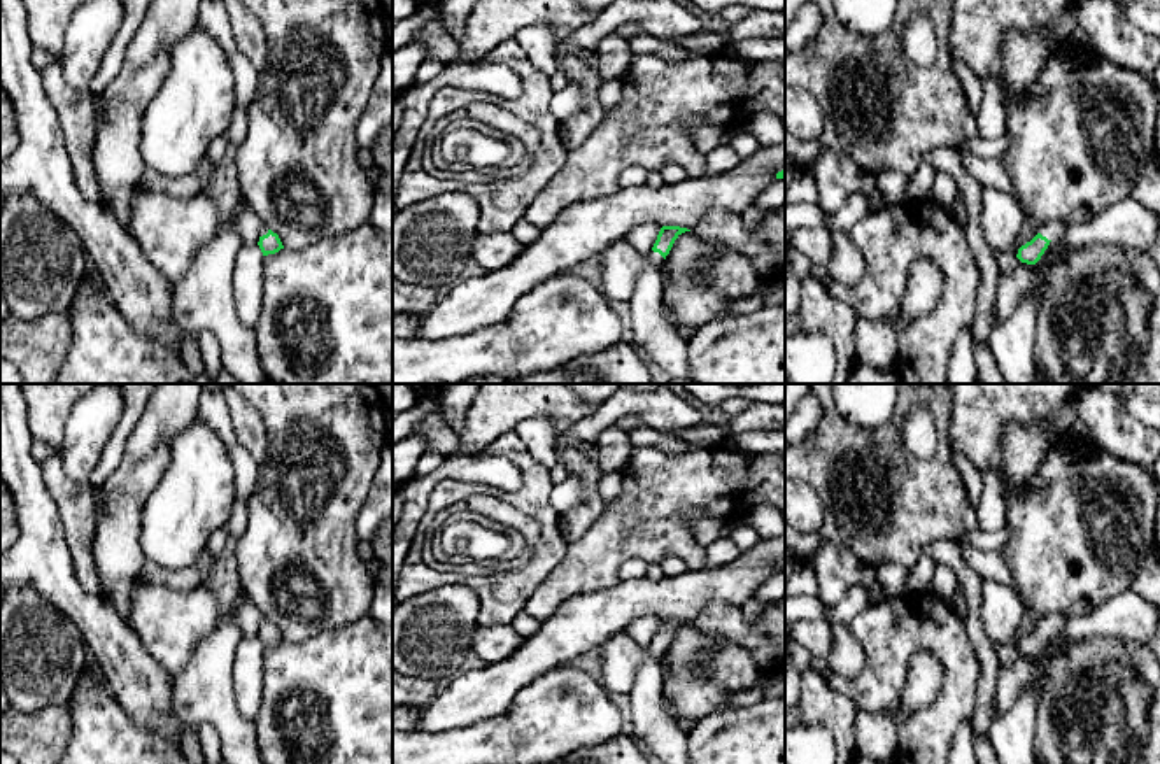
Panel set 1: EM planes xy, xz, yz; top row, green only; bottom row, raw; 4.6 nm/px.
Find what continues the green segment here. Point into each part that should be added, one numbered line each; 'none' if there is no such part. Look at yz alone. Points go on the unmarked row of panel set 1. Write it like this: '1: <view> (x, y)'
1: yz (1055, 622)

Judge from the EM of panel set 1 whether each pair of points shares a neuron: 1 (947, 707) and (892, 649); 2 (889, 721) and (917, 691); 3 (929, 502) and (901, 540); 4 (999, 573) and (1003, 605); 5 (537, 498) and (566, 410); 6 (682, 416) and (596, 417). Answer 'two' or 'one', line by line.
1: one
2: one
3: one
4: two
5: two
6: one

